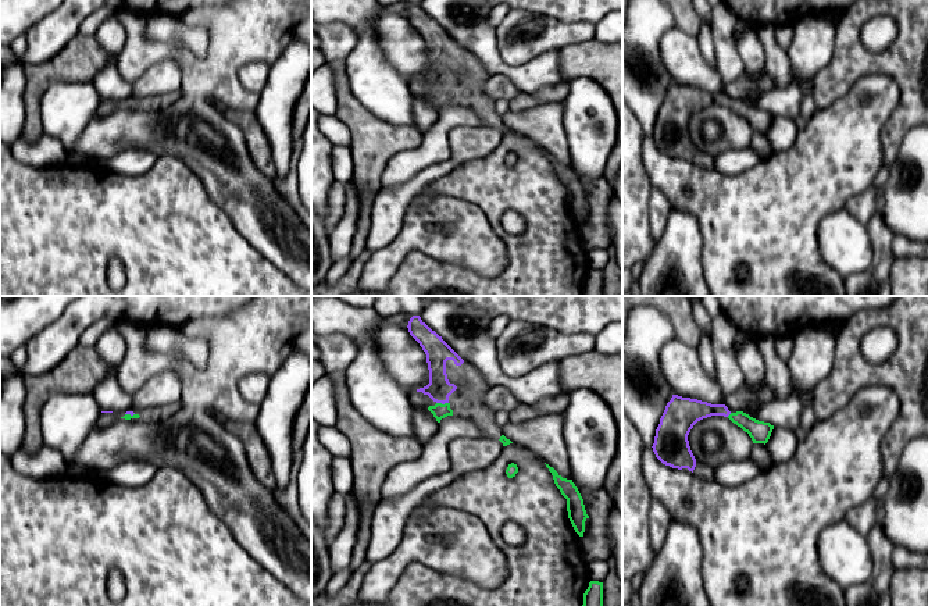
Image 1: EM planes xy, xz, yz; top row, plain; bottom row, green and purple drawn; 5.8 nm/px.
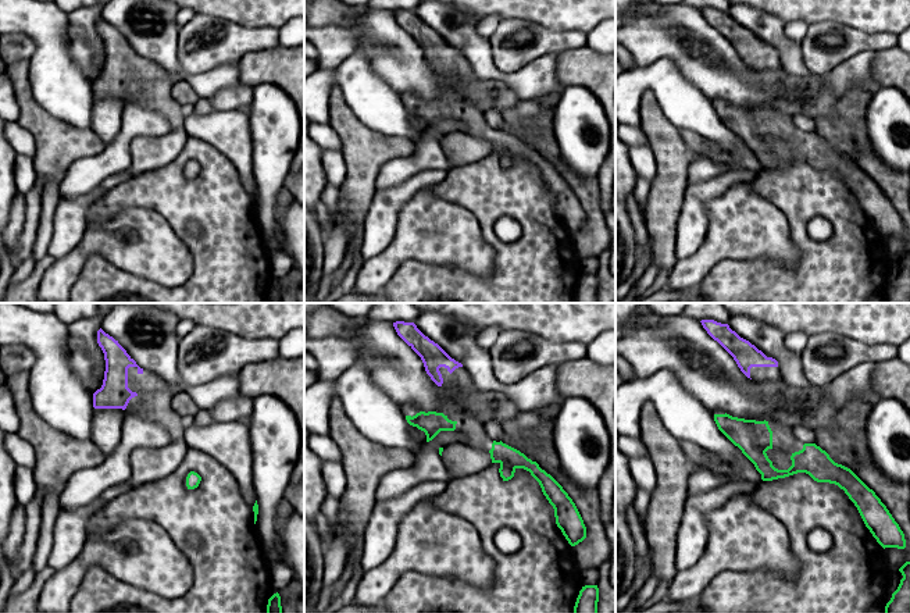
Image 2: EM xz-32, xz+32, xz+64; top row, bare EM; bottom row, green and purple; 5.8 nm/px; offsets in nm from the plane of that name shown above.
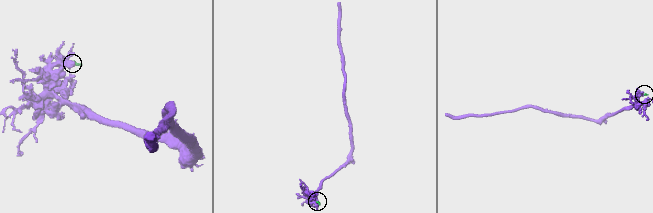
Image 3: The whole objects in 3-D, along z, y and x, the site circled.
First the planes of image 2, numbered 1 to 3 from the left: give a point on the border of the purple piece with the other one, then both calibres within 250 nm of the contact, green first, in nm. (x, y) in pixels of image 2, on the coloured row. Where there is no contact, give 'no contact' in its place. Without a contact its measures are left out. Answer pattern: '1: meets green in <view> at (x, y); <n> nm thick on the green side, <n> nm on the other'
1: no contact
2: no contact
3: no contact

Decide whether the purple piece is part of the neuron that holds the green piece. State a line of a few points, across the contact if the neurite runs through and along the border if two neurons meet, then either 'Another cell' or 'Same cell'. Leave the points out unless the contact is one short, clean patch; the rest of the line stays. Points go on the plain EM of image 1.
Line: xz (439, 99), (441, 92), (439, 77). Same cell

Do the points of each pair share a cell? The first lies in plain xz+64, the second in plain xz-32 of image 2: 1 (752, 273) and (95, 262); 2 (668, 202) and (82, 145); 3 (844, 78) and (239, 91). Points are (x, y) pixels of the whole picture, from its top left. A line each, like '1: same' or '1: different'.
1: same
2: same
3: different

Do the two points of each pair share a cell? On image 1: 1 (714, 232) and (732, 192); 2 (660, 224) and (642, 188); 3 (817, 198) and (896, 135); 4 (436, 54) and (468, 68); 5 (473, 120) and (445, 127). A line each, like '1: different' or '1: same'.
1: same
2: different
3: different
4: same
5: same

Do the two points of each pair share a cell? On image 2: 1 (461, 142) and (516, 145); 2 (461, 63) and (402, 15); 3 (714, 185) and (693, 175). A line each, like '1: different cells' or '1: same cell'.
1: different cells
2: same cell
3: different cells

